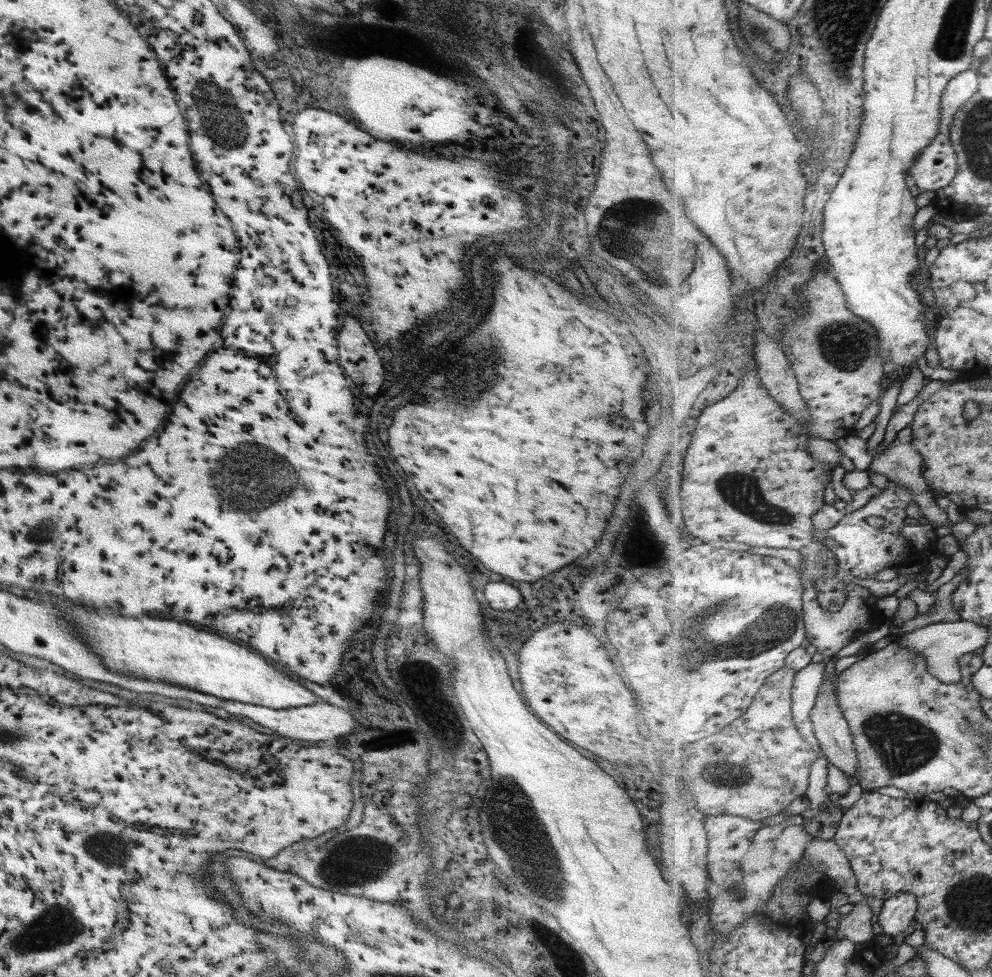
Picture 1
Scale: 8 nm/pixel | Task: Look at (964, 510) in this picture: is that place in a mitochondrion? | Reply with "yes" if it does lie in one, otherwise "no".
no

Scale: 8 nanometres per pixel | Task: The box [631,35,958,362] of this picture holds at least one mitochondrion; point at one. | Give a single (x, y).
(840, 52)

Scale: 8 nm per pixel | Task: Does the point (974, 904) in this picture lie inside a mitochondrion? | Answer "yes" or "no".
yes

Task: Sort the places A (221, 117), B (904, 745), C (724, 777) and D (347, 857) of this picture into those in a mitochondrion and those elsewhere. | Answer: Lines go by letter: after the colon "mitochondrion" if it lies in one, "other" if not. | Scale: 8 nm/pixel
A: mitochondrion
B: mitochondrion
C: mitochondrion
D: mitochondrion

